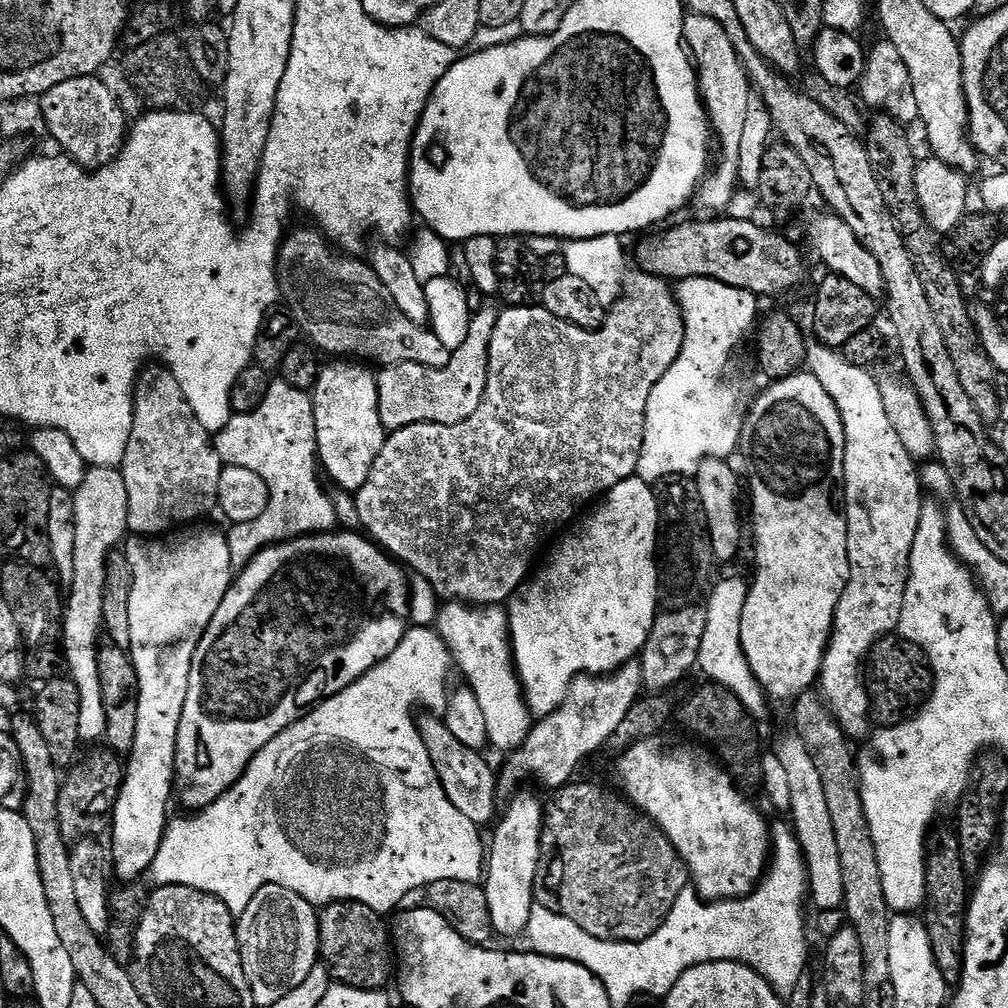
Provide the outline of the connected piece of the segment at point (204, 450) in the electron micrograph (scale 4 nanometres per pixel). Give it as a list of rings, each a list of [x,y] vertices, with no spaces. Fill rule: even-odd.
[[[163,366],[145,367],[137,375],[136,387],[132,390],[132,429],[124,461],[118,469],[126,484],[127,531],[145,538],[159,538],[199,521],[196,519],[206,515],[208,507],[213,507],[221,467],[210,433],[198,422],[194,410],[190,410],[174,374]]]

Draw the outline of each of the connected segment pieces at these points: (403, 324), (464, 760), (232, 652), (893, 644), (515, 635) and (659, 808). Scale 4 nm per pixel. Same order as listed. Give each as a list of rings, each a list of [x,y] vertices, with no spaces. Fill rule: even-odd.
[[[300,228],[297,232],[289,231],[280,245],[280,254],[276,258],[280,300],[292,319],[296,321],[297,329],[303,335],[304,332],[308,335],[307,343],[321,353],[329,352],[332,355],[329,357],[355,358],[372,366],[405,362],[431,365],[432,355],[438,352],[436,335],[430,330],[425,330],[421,325],[412,324],[406,318],[406,314],[398,310],[398,306],[390,298],[382,282],[378,282],[378,278],[367,263],[362,264],[358,260],[351,260],[348,257],[351,255],[333,250],[329,241],[319,231],[308,228]]]
[[[439,723],[430,725],[428,733],[424,732],[422,737],[436,777],[440,779],[450,802],[458,809],[458,814],[464,814],[474,825],[484,826],[492,816],[498,793],[498,780],[494,772],[492,776],[491,766],[473,749],[458,743]]]
[[[333,530],[331,532],[317,532],[307,536],[299,536],[296,540],[285,540],[283,544],[274,544],[270,548],[264,548],[261,552],[257,552],[253,560],[248,561],[239,569],[238,575],[233,579],[232,584],[228,588],[228,593],[222,598],[222,606],[218,606],[218,610],[214,614],[214,618],[208,624],[208,629],[200,636],[200,640],[196,643],[196,649],[192,655],[192,664],[188,667],[188,688],[184,692],[184,705],[182,706],[182,714],[178,722],[178,734],[176,735],[176,762],[174,765],[174,784],[178,789],[178,800],[185,804],[185,809],[199,810],[207,804],[212,804],[216,801],[223,792],[227,792],[230,787],[230,782],[234,782],[237,777],[244,772],[248,764],[257,754],[260,753],[261,748],[265,748],[268,743],[274,738],[278,738],[278,734],[282,734],[288,729],[291,724],[298,722],[304,717],[304,713],[315,708],[322,700],[327,700],[329,696],[338,694],[342,690],[346,690],[346,686],[350,686],[358,678],[362,678],[362,674],[366,674],[378,662],[385,660],[390,654],[394,654],[394,650],[398,646],[398,642],[402,642],[404,633],[406,631],[406,621],[408,620],[409,609],[409,591],[410,586],[403,576],[390,564],[389,557],[375,543],[372,543],[365,535],[352,532],[354,530]]]
[[[896,638],[879,640],[872,647],[862,668],[862,683],[871,704],[870,716],[883,726],[903,724],[920,711],[926,699],[926,661],[924,653]]]
[[[633,474],[605,492],[602,499],[591,509],[592,513],[584,520],[581,528],[572,526],[559,537],[556,549],[544,560],[540,569],[529,575],[527,581],[517,588],[511,600],[506,604],[507,635],[510,637],[510,656],[514,661],[515,675],[519,686],[524,691],[525,703],[535,717],[543,718],[558,708],[568,696],[568,686],[577,676],[602,676],[616,671],[626,663],[635,661],[644,649],[646,638],[650,634],[652,624],[656,621],[656,584],[658,585],[658,525],[660,523],[660,506],[656,503],[656,494],[653,485],[647,480],[641,480]]]
[[[656,738],[643,740],[619,753],[616,776],[620,779],[619,787],[623,795],[663,832],[682,861],[690,877],[691,887],[703,899],[709,902],[739,900],[749,895],[759,885],[770,860],[768,830],[759,810],[754,805],[747,804],[736,793],[735,782],[703,747],[691,748],[688,744],[659,744],[660,742]]]

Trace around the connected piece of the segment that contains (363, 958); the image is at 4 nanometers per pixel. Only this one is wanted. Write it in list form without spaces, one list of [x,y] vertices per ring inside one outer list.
[[[352,900],[325,904],[318,912],[318,956],[329,977],[348,988],[380,990],[390,980],[390,928],[381,913]]]

